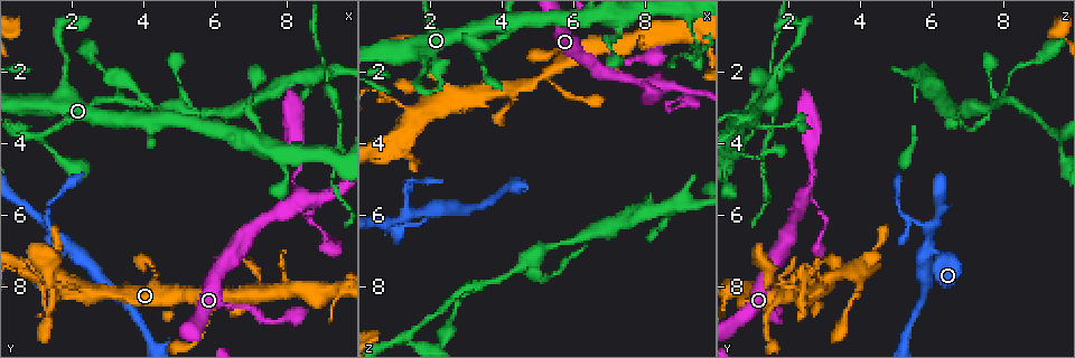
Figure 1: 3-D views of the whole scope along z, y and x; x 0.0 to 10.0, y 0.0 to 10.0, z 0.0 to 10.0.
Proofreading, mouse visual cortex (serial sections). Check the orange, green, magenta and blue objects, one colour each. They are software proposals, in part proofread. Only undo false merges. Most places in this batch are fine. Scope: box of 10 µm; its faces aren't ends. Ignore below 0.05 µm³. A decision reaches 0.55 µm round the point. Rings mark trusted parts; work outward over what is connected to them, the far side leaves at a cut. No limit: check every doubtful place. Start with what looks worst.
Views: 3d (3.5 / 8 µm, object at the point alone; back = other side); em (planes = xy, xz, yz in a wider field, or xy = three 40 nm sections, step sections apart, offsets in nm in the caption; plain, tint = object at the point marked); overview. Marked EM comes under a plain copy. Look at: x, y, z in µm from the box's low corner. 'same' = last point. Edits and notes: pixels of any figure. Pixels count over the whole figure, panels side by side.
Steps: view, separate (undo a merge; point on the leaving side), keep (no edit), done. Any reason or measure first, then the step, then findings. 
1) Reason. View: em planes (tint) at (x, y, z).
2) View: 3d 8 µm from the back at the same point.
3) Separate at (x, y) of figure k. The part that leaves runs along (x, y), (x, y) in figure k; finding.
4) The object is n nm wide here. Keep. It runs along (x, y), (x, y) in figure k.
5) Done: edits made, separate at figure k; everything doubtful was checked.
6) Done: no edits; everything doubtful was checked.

Three arms meet. View: 3d 3.5 µm from the back at (2.05, 7.00, 5.90).

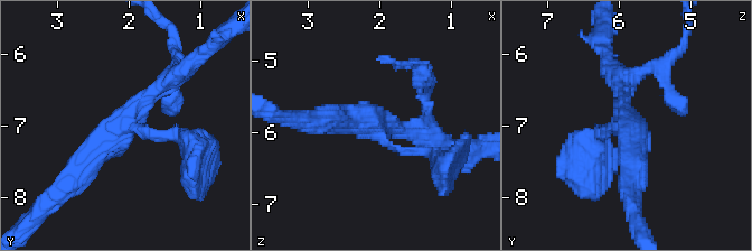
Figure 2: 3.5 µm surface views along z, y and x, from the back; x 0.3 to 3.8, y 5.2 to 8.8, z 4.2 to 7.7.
3 arms meet here; the arms are 150, 200, 400 nm wide; shape alone is not enough. View: em xy step 5 (tint) at (2.05, 7.00, 5.95).

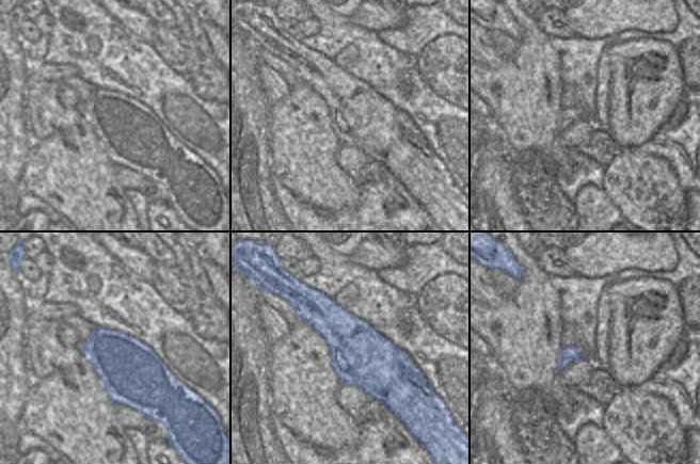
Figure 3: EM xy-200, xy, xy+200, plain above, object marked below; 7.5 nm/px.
Keep. It runs along (438, 159), (325, 119) in figure 2; all the same cell.

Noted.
Thin arm on a thick one. View: 3d 3.5 µm at (9.40, 4.40, 1.10).

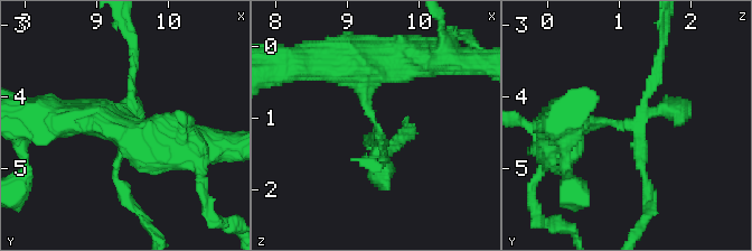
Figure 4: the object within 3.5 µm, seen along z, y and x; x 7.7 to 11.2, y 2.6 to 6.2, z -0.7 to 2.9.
View: em xy step 1 (tint) at (9.40, 4.35, 1.10).

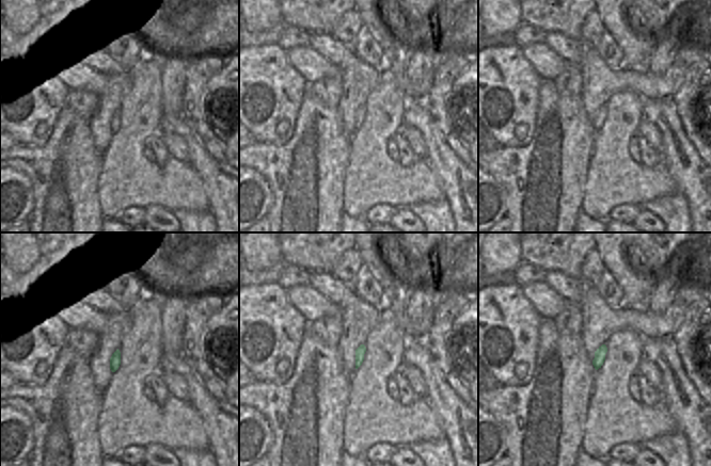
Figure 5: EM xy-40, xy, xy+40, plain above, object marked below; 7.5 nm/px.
The object is 70 nm wide here. Separate at (657, 68) of figure 4. The part that leaves runs along (644, 108), (658, 70), (664, 31) in figure 4; two cells meet here.

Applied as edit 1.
Calibre changes. View: 3d 3.5 µm at (9.15, 5.60, 2.55).

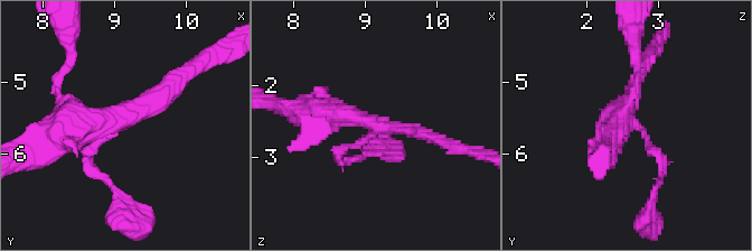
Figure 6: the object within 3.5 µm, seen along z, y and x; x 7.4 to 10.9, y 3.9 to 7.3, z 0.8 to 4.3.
The arms are 150, 200, 400 nm wide. Keep. It runs along (303, 110), (372, 124), (340, 161) in figure 6; continuous, no second cell.

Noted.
Two arms in line, one across. View: 3d 3.5 µm at (1.40, 6.40, 6.05).

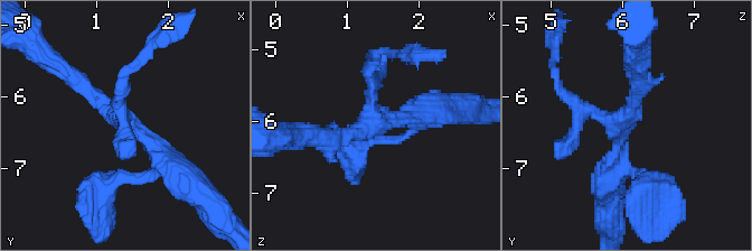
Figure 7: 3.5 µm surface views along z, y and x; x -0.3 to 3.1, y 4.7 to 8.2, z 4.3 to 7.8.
3 arms meet here; the arms are 200, 250, 250 nm wide; need the tissue. View: em xy step 5 (tint) at (1.45, 6.40, 5.95).

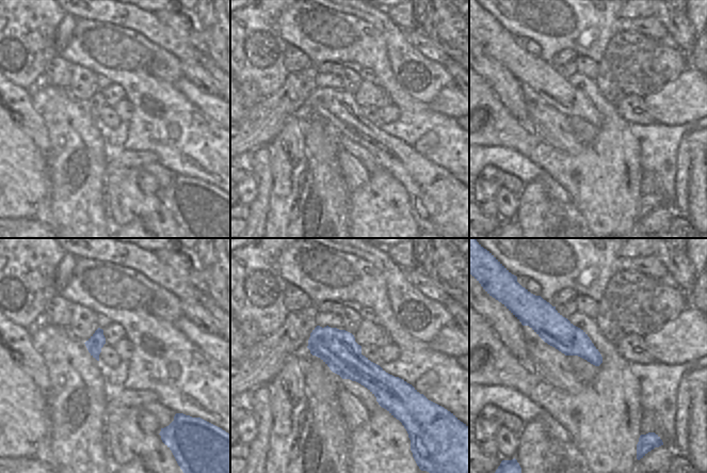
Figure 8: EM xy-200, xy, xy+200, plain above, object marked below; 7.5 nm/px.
Another direction. View: em xy step 2 (tint) at the same point.

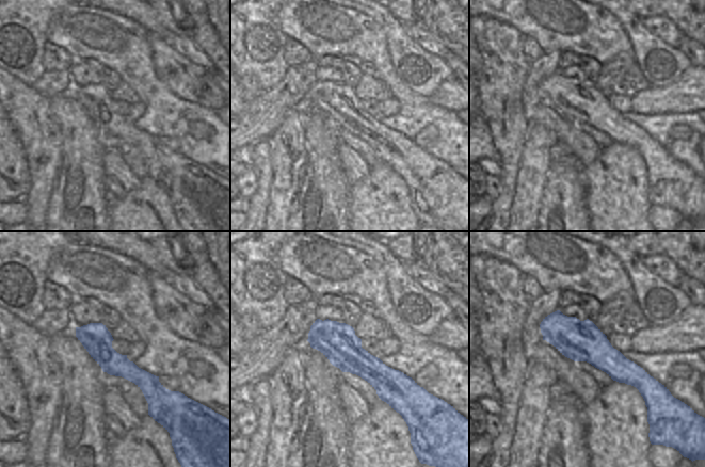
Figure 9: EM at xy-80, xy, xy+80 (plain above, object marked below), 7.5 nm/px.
Keep. It runs along (543, 324), (652, 381) in figure 9; continuous, no second cell.

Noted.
Done: edits made, separate at figure 4; everything doubtful was checked.

